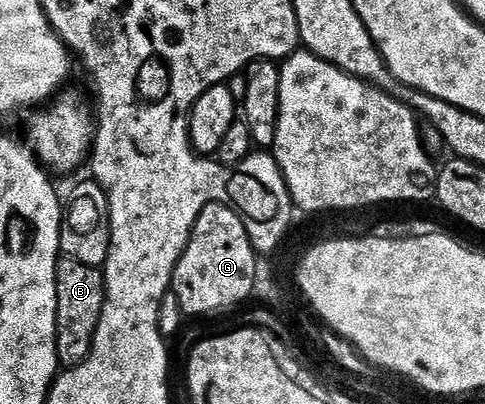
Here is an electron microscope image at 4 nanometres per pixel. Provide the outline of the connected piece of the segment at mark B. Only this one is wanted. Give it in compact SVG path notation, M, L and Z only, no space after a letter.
M69 257L57 267L57 353L63 368L81 367L94 346L94 334L106 304L106 277L99 268L89 267Z

